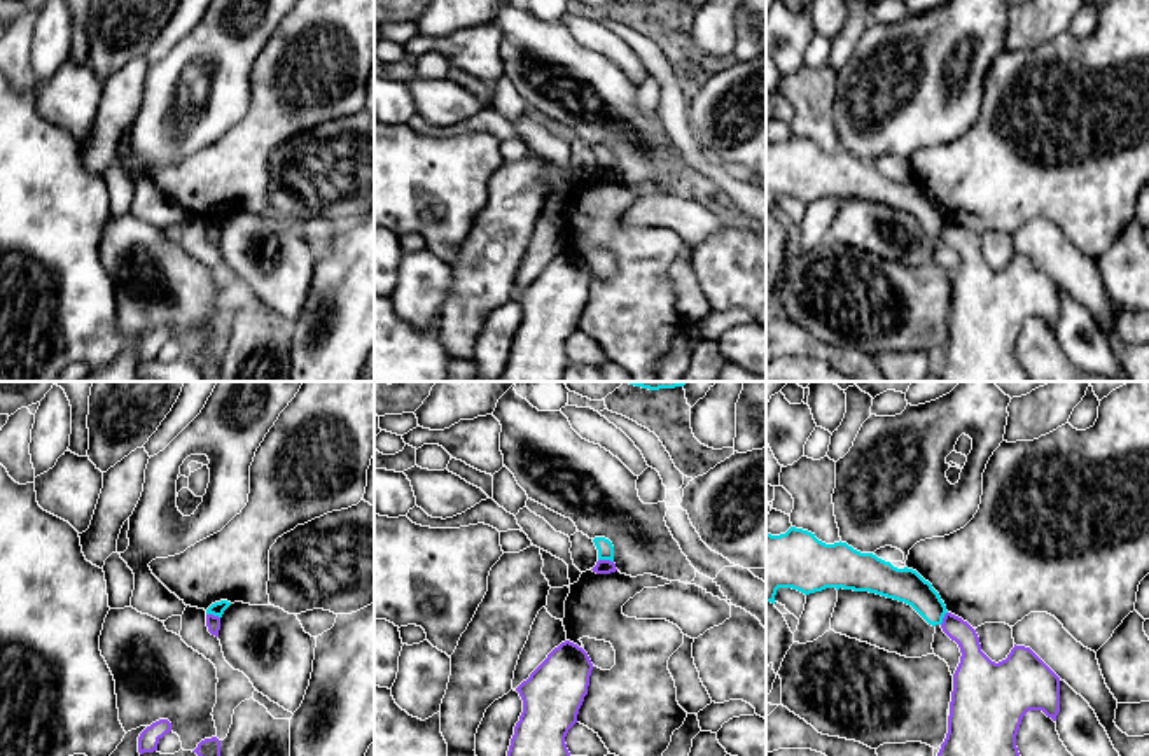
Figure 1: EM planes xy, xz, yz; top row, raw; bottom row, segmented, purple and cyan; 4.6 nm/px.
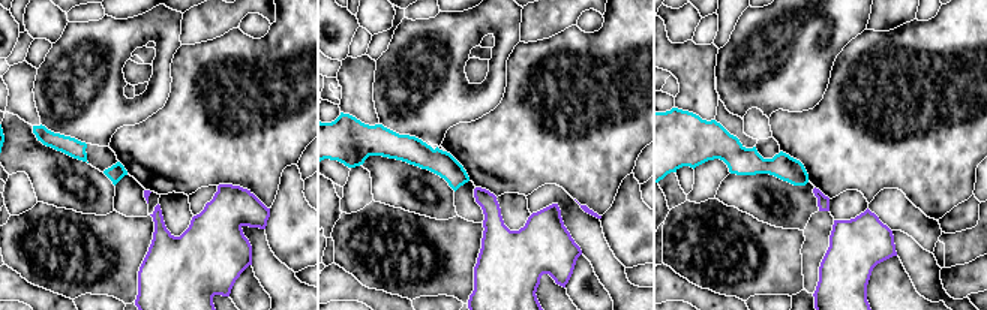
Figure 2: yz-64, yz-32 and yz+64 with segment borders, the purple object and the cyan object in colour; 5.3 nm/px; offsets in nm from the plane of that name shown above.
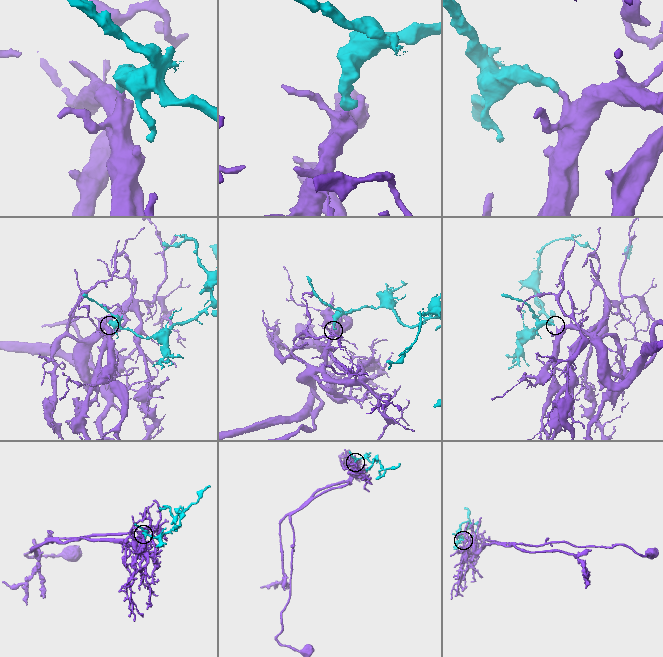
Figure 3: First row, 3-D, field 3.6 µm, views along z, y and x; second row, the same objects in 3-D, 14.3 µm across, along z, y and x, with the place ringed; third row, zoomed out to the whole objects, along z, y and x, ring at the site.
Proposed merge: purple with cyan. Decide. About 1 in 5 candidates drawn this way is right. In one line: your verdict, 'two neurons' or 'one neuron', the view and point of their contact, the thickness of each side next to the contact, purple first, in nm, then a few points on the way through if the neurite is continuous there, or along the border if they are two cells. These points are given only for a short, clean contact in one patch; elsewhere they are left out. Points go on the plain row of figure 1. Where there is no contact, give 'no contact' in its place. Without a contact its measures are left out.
two neurons; contact xz (605, 168); calibres 60 and 80 nm; border xz (598, 167), (612, 170)

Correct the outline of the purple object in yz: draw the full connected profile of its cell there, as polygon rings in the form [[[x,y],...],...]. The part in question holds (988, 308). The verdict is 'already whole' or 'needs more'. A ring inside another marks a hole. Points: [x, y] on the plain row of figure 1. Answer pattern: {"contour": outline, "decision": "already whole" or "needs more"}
{"contour": [[[946,220],[943,240],[958,252],[960,271],[953,282],[948,341],[937,360],[941,382],[1028,382],[1016,355],[1016,343],[1028,318],[1042,318],[1056,329],[1060,285],[1030,257],[1016,254],[995,271],[983,259],[976,238]]], "decision": "already whole"}

